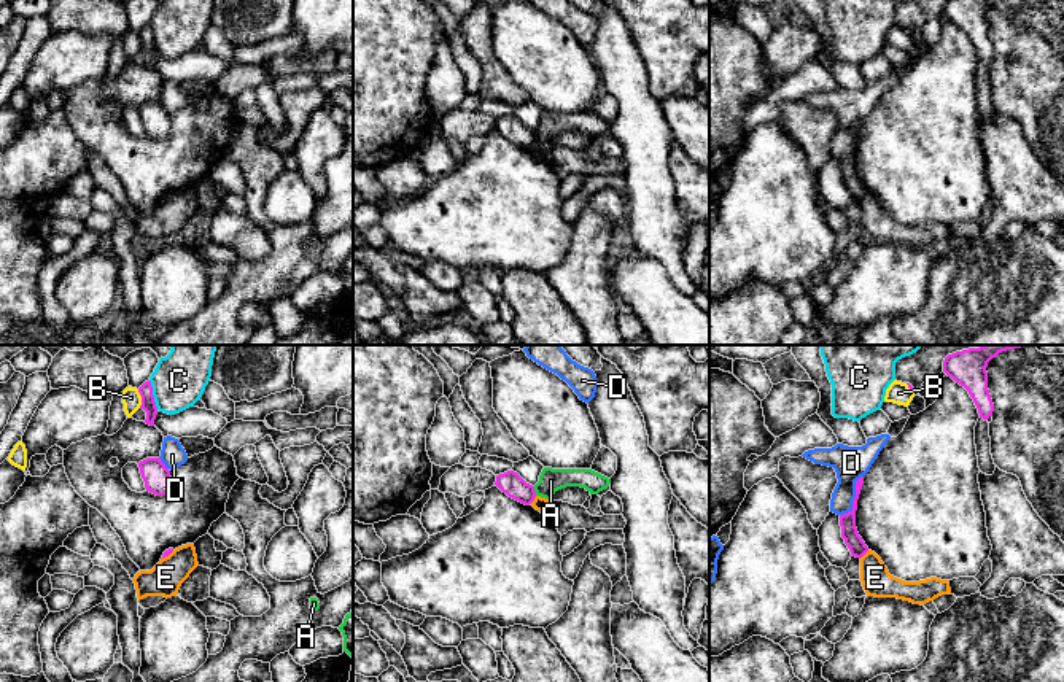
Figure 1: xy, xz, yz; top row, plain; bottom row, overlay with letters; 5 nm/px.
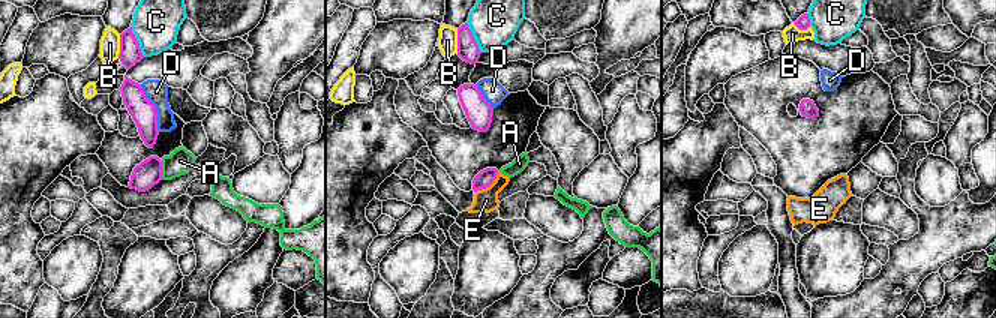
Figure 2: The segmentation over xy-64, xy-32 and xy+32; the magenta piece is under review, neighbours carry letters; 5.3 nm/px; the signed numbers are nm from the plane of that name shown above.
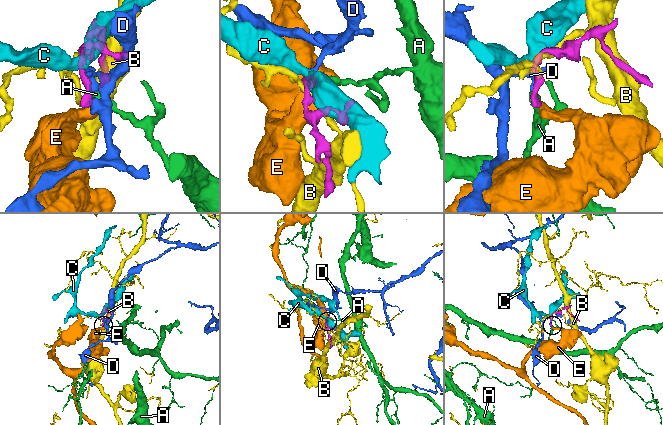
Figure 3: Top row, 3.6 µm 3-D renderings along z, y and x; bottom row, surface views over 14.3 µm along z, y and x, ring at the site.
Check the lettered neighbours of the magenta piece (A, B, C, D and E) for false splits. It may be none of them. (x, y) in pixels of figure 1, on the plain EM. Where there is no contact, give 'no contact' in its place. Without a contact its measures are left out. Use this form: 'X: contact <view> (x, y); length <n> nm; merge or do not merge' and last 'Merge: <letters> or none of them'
A: contact xz (535, 135); length 50 nm; do not merge
B: contact xy (142, 43); length 100 nm; do not merge
C: contact xy (151, 38); length 160 nm; do not merge
D: contact yz (854, 142); length 240 nm; do not merge
E: contact yz (864, 197); length 60 nm; do not merge
Merge: none of them

